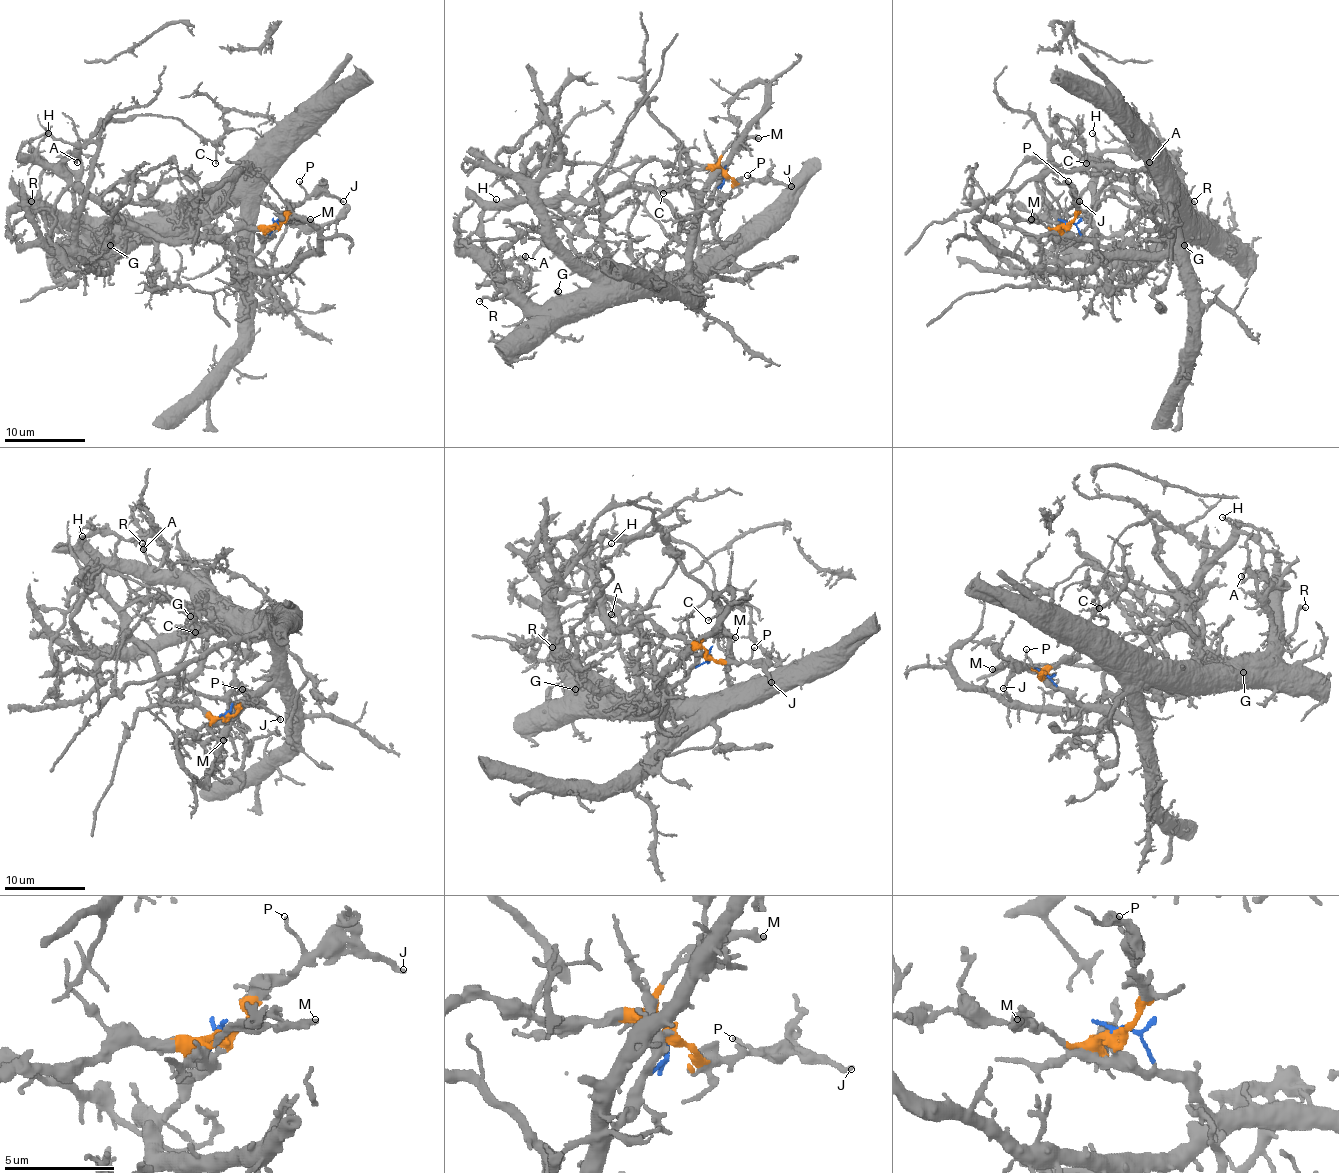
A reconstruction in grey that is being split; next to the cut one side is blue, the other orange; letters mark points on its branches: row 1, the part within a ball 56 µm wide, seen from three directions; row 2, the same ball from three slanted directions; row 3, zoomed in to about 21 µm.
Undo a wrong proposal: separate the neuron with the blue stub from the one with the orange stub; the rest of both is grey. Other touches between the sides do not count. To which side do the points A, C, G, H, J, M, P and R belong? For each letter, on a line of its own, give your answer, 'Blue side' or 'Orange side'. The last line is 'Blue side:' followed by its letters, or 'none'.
A: Blue side
C: Orange side
G: Blue side
H: Orange side
J: Orange side
M: Orange side
P: Orange side
R: Blue side
Blue side: A, G, R

